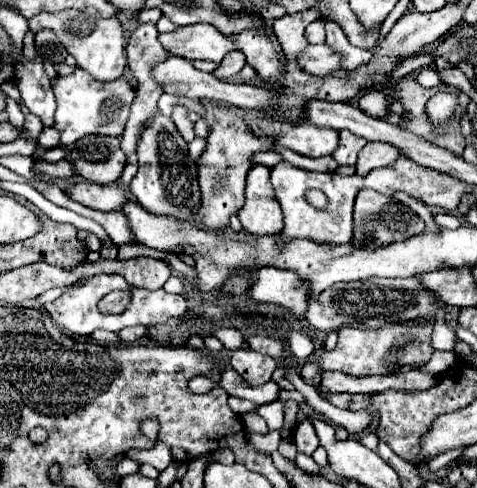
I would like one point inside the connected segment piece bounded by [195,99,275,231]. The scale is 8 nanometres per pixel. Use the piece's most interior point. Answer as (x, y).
(222, 167)

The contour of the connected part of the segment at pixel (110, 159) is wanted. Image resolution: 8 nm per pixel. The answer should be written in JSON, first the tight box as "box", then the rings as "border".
{"box":[69,135,125,185],"border":[[[87,135],[73,145],[69,161],[83,179],[97,185],[109,185],[121,177],[125,153],[121,151],[117,137]]]}

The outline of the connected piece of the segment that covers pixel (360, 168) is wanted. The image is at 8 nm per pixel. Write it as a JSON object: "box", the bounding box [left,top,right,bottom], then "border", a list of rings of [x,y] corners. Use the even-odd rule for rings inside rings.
{"box":[355,143,399,177],"border":[[[367,143],[361,149],[359,159],[357,159],[357,165],[355,165],[357,167],[357,175],[365,177],[373,169],[391,165],[397,157],[399,157],[399,153],[391,145],[385,145],[385,143]]]}

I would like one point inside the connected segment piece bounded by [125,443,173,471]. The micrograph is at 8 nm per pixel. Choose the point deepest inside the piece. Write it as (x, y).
(159, 456)

